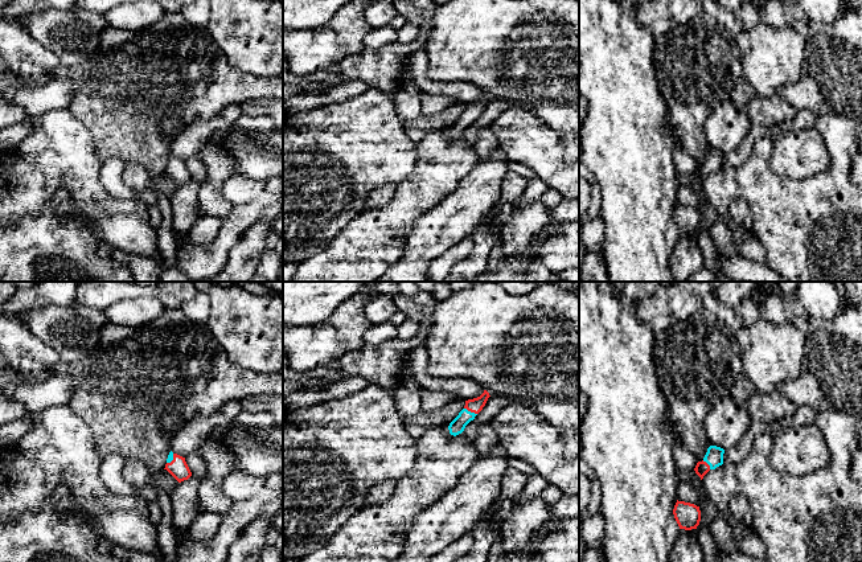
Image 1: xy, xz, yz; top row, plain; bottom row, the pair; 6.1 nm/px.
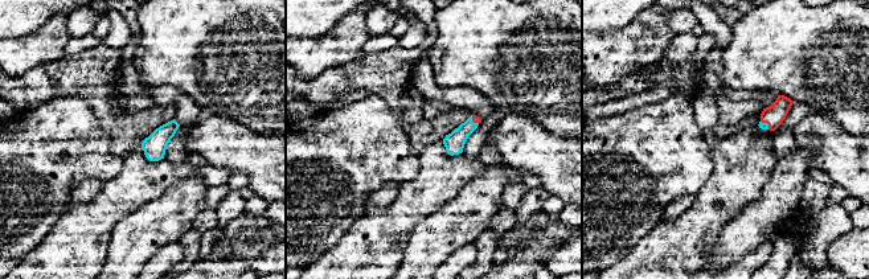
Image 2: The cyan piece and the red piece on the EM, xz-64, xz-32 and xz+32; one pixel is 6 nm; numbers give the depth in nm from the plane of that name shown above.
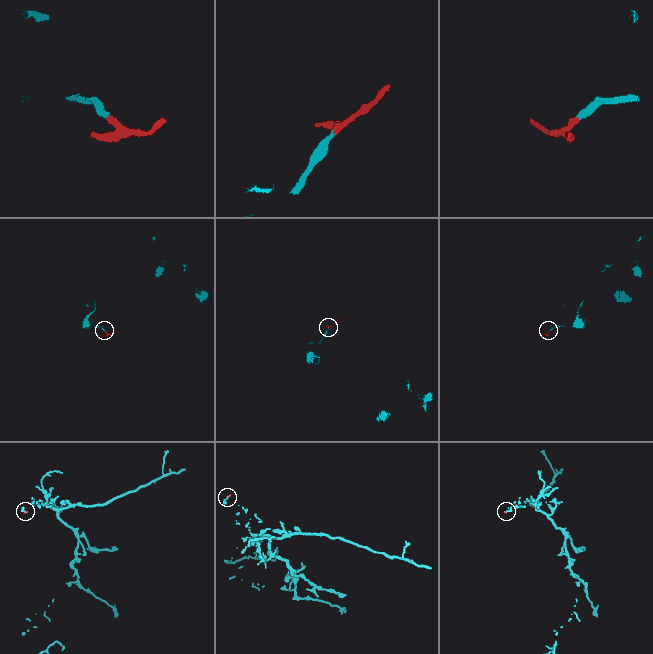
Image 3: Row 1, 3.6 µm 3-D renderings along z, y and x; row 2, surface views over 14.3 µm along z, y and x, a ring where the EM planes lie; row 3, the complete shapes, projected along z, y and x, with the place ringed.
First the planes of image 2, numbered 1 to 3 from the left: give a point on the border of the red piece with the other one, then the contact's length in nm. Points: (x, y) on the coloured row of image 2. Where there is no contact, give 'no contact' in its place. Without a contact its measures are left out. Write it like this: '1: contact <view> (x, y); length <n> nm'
1: no contact
2: contact xz-32 (471, 120); length 70 nm
3: contact xz+32 (766, 123); length 80 nm

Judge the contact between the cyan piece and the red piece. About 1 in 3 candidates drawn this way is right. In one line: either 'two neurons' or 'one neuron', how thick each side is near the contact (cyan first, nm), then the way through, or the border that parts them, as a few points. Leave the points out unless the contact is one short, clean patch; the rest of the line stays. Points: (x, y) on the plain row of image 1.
one neuron | 90/90 nm | across xz (458, 128), (470, 115), (475, 109)

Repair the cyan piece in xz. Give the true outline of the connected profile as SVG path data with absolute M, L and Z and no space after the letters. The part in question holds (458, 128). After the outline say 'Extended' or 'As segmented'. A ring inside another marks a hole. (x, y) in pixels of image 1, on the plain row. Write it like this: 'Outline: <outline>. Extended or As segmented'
Outline: M484 94L480 100L465 104L464 112L448 130L450 138L453 140L461 138L465 130L483 114L489 100L489 97Z. Extended

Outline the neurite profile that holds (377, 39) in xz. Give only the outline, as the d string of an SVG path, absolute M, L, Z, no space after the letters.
M389 25L379 29L372 29L364 40L364 46L365 49L379 50L397 40L397 30Z

